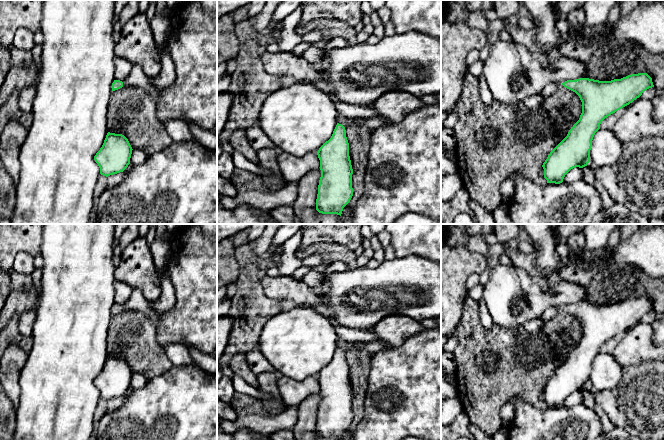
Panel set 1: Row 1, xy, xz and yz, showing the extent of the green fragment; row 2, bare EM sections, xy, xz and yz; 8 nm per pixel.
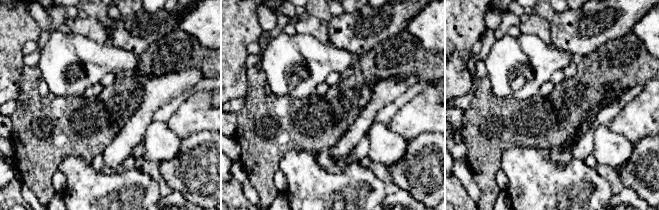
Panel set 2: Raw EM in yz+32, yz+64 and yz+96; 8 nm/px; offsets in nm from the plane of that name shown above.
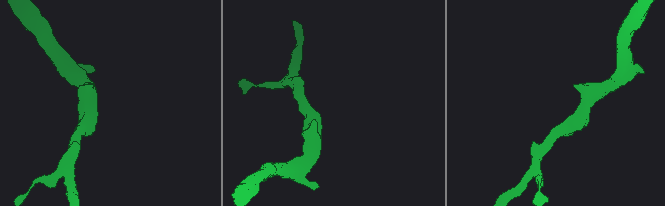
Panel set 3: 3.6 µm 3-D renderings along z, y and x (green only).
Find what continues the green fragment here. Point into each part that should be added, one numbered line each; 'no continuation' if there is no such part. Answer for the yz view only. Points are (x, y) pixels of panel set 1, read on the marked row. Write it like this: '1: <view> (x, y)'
no continuation

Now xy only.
1: xy (137, 78)

